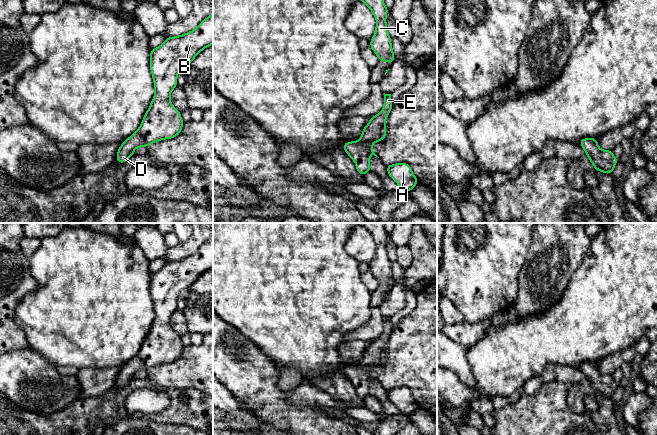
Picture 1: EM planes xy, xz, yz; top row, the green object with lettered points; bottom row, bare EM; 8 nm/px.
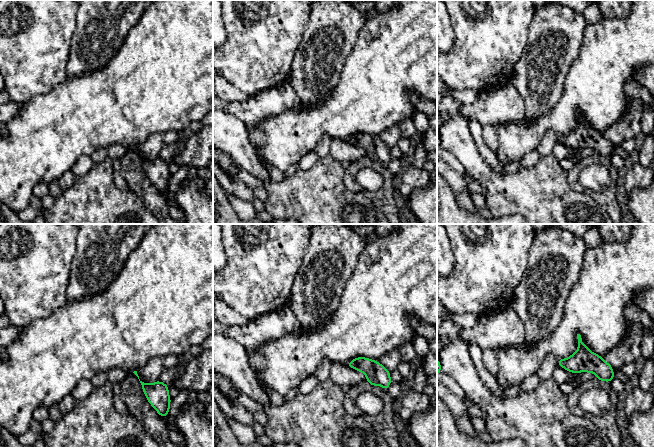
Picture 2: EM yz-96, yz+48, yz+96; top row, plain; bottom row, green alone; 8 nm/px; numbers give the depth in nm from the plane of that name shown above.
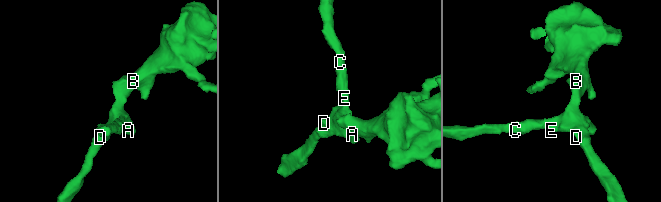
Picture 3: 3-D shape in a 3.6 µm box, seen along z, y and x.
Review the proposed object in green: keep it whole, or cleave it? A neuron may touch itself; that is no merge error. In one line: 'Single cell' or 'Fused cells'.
Single cell

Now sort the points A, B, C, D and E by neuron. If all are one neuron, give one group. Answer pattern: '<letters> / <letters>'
A B C D E

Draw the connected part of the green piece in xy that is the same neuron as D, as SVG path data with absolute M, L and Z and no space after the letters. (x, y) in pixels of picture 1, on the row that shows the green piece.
M213 14L190 32L167 37L158 48L150 50L150 69L155 94L138 130L121 143L116 160L122 164L134 155L134 149L181 133L180 111L170 103L170 93L177 87L178 72L190 65L206 47L213 44Z

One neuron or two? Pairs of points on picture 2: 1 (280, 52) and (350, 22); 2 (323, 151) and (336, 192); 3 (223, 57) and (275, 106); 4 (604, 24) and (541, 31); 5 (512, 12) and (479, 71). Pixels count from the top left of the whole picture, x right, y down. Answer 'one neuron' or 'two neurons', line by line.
1: two neurons
2: two neurons
3: two neurons
4: two neurons
5: one neuron

